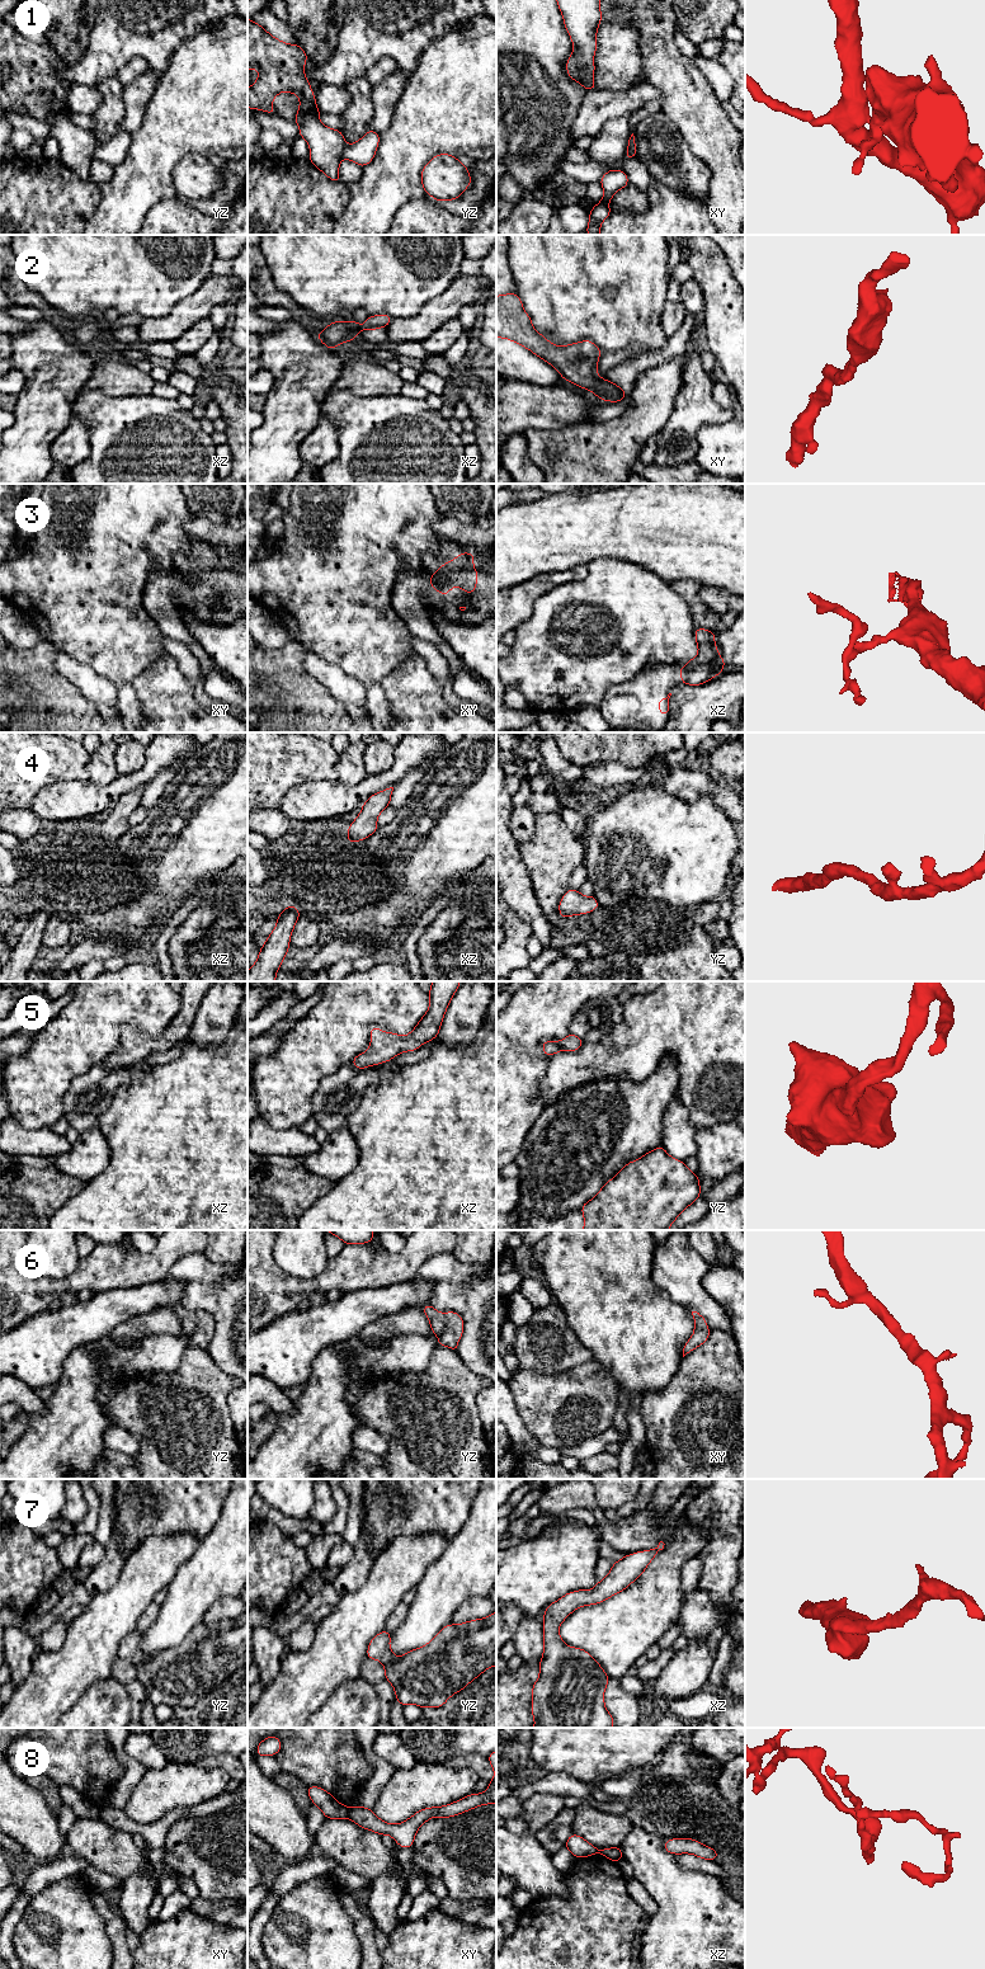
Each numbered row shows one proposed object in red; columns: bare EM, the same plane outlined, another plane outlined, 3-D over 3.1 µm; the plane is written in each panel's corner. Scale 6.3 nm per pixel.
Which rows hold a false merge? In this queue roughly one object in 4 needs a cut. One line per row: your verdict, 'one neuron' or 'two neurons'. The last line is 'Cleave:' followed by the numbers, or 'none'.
1: two neurons
2: one neuron
3: two neurons
4: one neuron
5: one neuron
6: one neuron
7: one neuron
8: two neurons
Cleave: 1, 3, 8

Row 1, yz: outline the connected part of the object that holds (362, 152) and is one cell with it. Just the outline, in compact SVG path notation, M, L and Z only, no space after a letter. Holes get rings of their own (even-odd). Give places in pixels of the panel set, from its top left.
M369 129L359 141L345 146L343 151L343 159L354 161L360 168L363 168L373 160L378 142L380 133Z

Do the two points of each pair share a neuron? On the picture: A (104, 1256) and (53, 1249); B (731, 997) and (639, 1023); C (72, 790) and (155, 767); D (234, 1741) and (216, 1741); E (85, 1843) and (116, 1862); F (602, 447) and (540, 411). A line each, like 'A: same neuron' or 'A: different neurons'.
A: different neurons
B: same neuron
C: same neuron
D: same neuron
E: same neuron
F: different neurons

